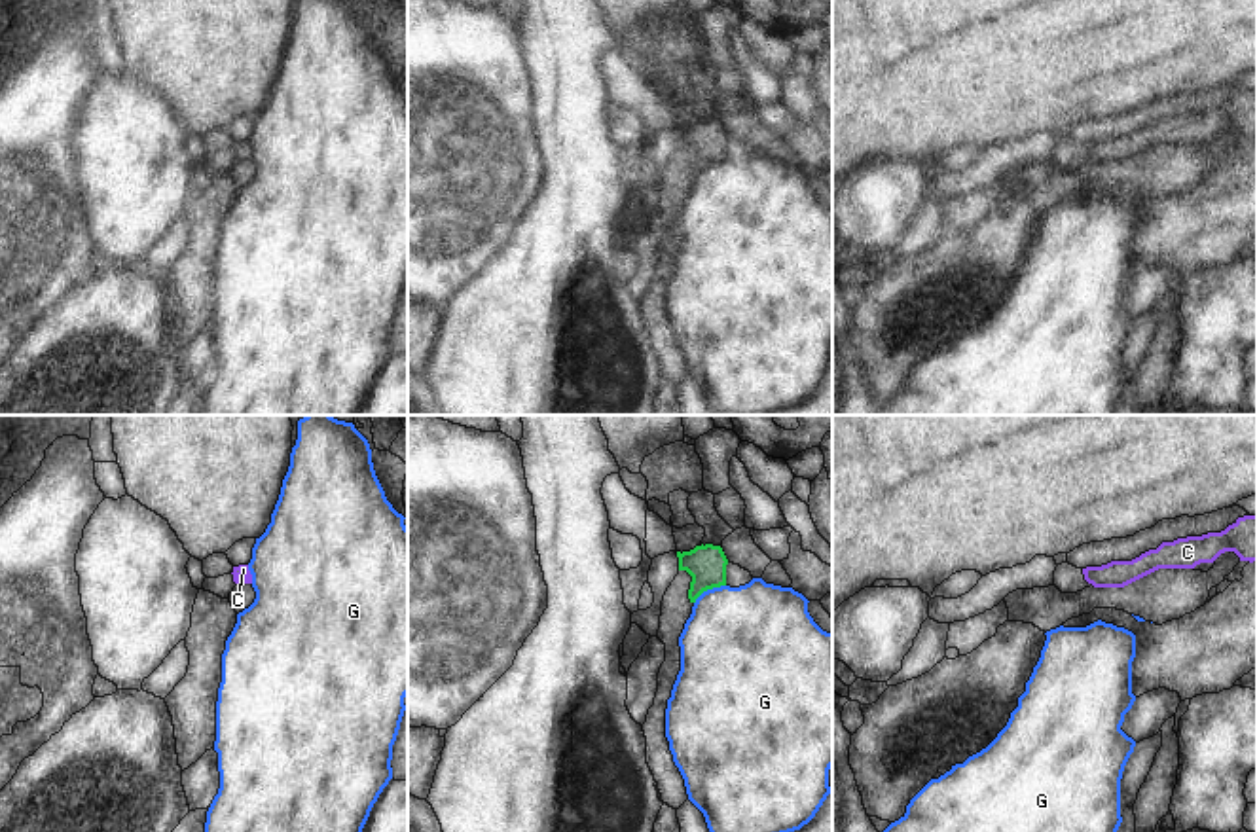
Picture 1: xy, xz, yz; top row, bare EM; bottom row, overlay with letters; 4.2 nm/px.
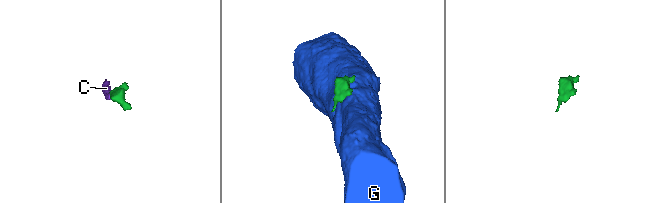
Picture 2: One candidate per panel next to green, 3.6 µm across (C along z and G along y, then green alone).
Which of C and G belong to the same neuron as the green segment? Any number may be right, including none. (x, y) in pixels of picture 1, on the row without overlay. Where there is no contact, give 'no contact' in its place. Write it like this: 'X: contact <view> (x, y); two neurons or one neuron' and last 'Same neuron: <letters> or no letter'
C: contact xy (243, 152); one neuron
G: contact xz (708, 163); two neurons
Same neuron: C

